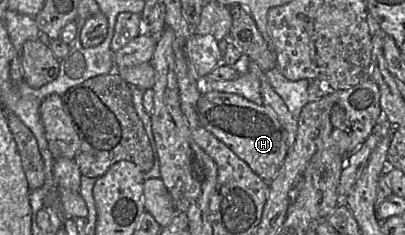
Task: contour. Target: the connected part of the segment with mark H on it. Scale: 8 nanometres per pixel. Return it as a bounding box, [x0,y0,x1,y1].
[197,91,286,182]

